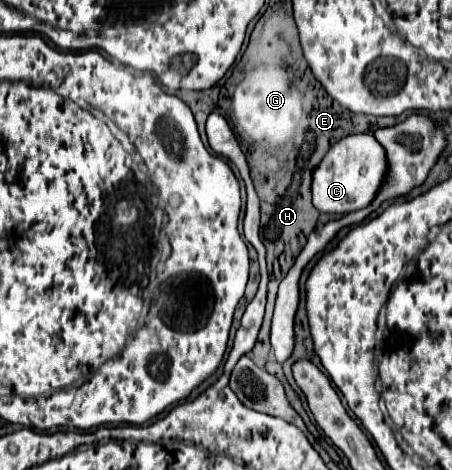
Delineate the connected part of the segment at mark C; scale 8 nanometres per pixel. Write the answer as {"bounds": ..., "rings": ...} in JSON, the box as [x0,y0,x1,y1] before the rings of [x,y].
{"bounds":[312,133,386,215],"rings":[[[370,133],[348,135],[348,137],[340,139],[338,143],[334,143],[328,149],[328,153],[324,155],[322,163],[316,167],[314,177],[312,177],[312,203],[322,213],[344,215],[344,213],[358,211],[358,209],[370,205],[370,201],[374,199],[374,191],[378,191],[378,187],[382,185],[384,173],[386,173],[386,155],[382,151],[382,145],[374,139],[374,135],[370,135]]]}

